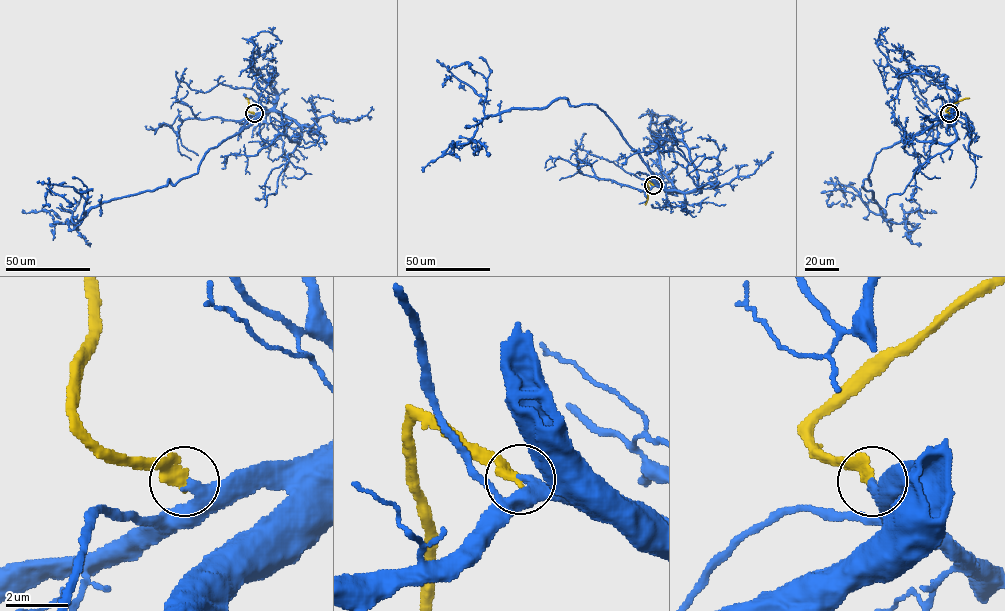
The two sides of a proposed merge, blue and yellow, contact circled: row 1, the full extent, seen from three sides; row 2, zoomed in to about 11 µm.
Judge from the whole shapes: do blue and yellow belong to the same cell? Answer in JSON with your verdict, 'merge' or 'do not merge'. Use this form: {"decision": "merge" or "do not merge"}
{"decision": "merge"}

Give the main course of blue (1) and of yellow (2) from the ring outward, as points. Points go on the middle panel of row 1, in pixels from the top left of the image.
1: (653, 184), (596, 104), (557, 98), (485, 116), (485, 97), (449, 70), (469, 62), (474, 76)
2: (653, 184), (647, 181), (645, 204)

